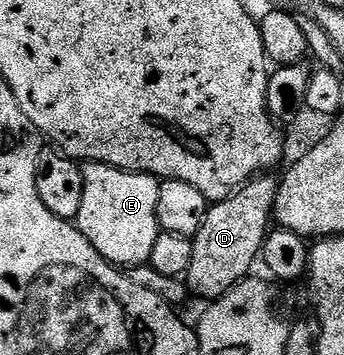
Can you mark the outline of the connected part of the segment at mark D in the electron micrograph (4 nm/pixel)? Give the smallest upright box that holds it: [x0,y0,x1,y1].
[186,175,278,303]

